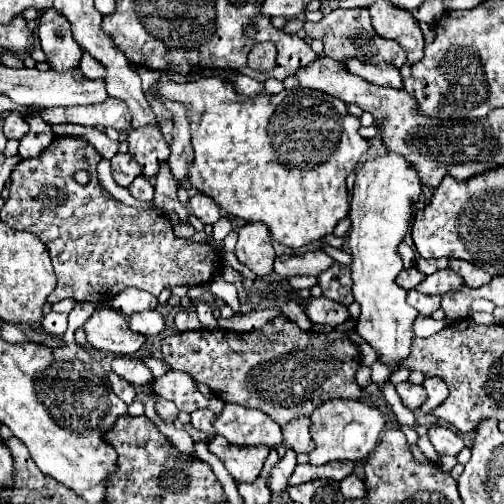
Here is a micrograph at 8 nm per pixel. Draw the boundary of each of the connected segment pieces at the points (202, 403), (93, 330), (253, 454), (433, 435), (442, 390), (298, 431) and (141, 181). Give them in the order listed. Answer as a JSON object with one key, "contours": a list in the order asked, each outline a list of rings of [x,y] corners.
{"contours":[[[[169,370],[165,376],[157,378],[153,382],[153,390],[165,398],[165,400],[171,400],[175,402],[175,406],[181,410],[181,412],[193,412],[193,410],[211,410],[213,414],[219,416],[221,408],[223,408],[223,400],[217,400],[215,396],[213,398],[205,398],[197,386],[195,386],[195,380],[185,374],[185,372],[175,372],[175,370]]],[[[109,304],[97,306],[93,316],[83,324],[83,330],[93,348],[113,352],[115,356],[131,356],[145,344],[145,336],[133,332],[127,318]]],[[[215,434],[209,440],[209,452],[225,464],[235,482],[253,482],[263,468],[269,448],[237,448],[235,444],[229,444],[221,434]]],[[[431,426],[427,436],[439,456],[445,456],[445,454],[457,456],[461,452],[461,448],[465,446],[463,440],[453,430],[449,430],[445,426]]],[[[425,378],[423,388],[427,392],[427,400],[423,402],[421,410],[425,414],[431,414],[433,408],[437,408],[449,396],[449,388],[447,388],[447,384],[441,378]]],[[[303,416],[303,418],[293,420],[293,424],[287,424],[283,428],[283,436],[285,436],[285,444],[281,448],[277,448],[279,458],[283,458],[287,450],[293,450],[295,454],[313,452],[313,440],[309,434],[309,418]]],[[[137,176],[133,180],[133,184],[129,184],[129,192],[131,192],[131,196],[135,196],[139,200],[147,200],[147,202],[153,200],[153,184],[145,176]]]]}

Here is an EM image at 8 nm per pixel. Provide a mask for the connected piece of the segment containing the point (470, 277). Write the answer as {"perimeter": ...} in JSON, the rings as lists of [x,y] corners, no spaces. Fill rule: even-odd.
{"perimeter":[[[451,258],[451,260],[449,260],[449,268],[451,268],[453,272],[457,272],[457,274],[465,280],[465,286],[467,286],[467,288],[479,288],[479,286],[487,284],[487,282],[493,278],[489,272],[485,272],[485,270],[481,270],[479,266],[469,264],[469,262],[465,262],[465,260],[455,260],[455,258]]]}

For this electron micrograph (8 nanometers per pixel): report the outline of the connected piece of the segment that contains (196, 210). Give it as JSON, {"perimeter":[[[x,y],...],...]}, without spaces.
{"perimeter":[[[201,192],[189,200],[189,208],[193,216],[197,216],[203,224],[215,224],[221,218],[221,210],[217,208],[217,204],[213,204],[213,198]]]}

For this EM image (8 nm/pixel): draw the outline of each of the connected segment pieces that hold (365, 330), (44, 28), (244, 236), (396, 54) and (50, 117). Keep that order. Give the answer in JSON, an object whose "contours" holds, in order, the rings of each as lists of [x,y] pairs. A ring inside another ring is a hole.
{"contours":[[[[387,152],[373,162],[365,162],[357,170],[357,180],[355,180],[351,210],[349,210],[349,218],[353,222],[353,228],[349,232],[349,246],[351,246],[351,256],[353,256],[351,274],[355,282],[353,294],[355,294],[355,300],[361,304],[357,332],[373,350],[377,350],[379,360],[391,366],[393,370],[399,368],[397,360],[401,360],[403,356],[409,356],[411,340],[413,340],[411,324],[417,318],[417,310],[407,304],[407,292],[395,284],[395,278],[403,270],[401,256],[397,254],[397,244],[403,240],[405,232],[409,230],[409,222],[413,216],[413,202],[419,198],[419,194],[421,194],[421,184],[419,184],[417,172],[411,170],[411,166],[407,164],[403,156]]],[[[47,8],[39,20],[39,40],[41,50],[47,54],[47,60],[57,72],[79,72],[77,60],[81,60],[81,48],[71,32],[69,20],[61,16],[55,8]]],[[[245,224],[239,228],[239,240],[235,248],[237,260],[247,266],[259,278],[273,272],[275,252],[271,246],[271,236],[265,232],[265,224]]],[[[367,8],[347,10],[347,20],[345,20],[345,16],[339,16],[337,12],[331,12],[317,24],[305,22],[305,30],[307,30],[309,38],[317,38],[325,44],[325,56],[329,56],[333,60],[343,62],[349,56],[357,56],[359,60],[369,60],[369,62],[391,62],[397,68],[407,64],[405,52],[401,50],[401,46],[395,40],[385,40],[385,38],[377,36],[377,32],[371,26]]],[[[109,98],[105,104],[89,106],[89,108],[47,108],[43,112],[45,122],[49,124],[81,124],[81,126],[115,128],[129,130],[129,110],[121,100]]]]}

